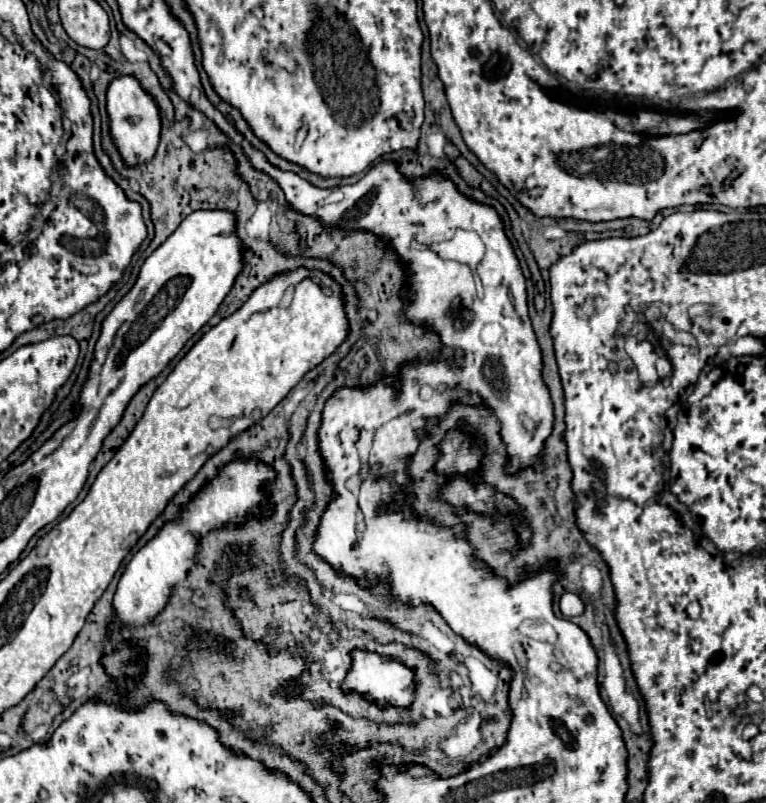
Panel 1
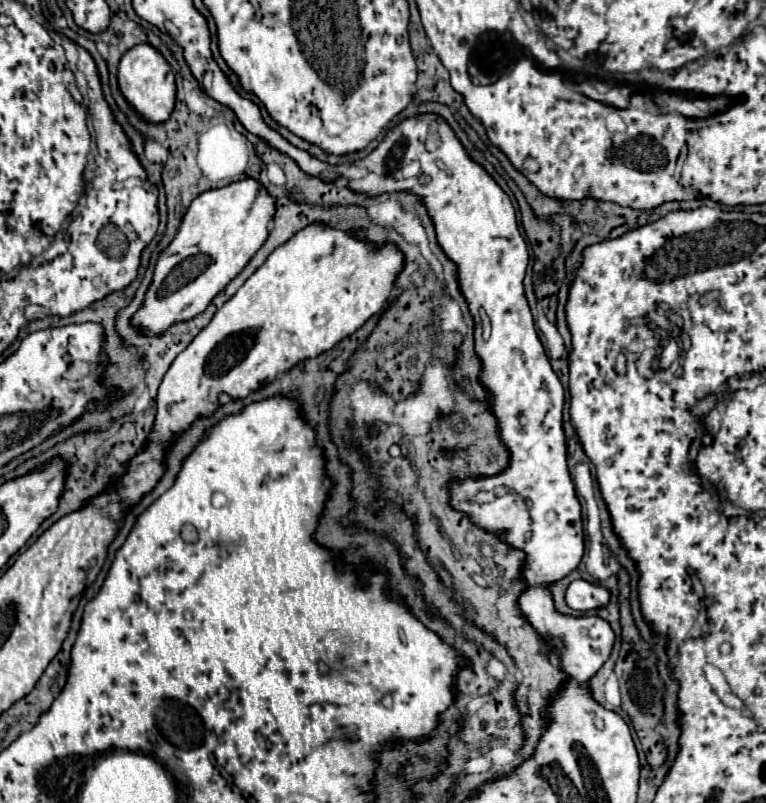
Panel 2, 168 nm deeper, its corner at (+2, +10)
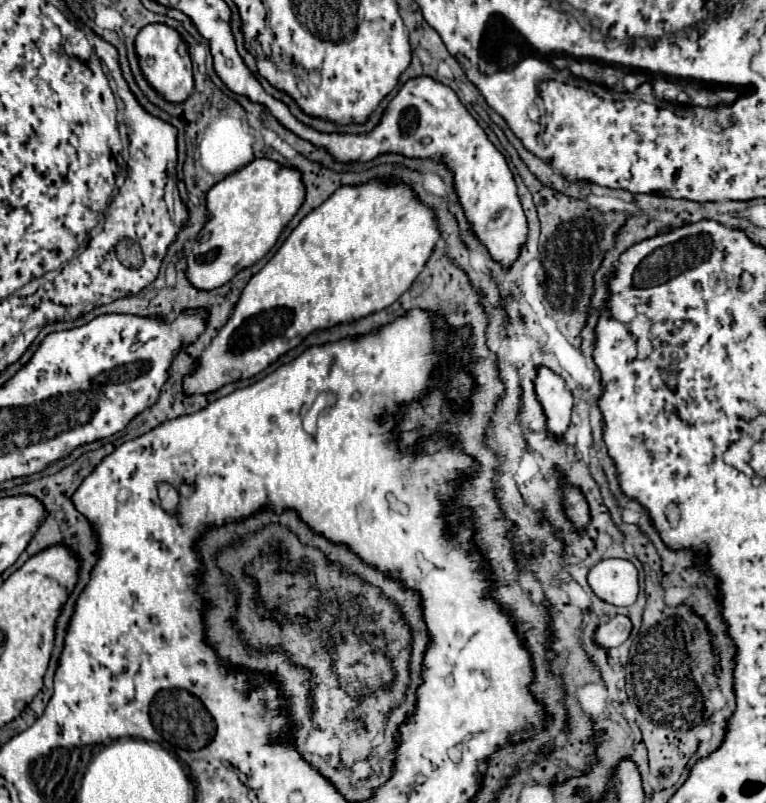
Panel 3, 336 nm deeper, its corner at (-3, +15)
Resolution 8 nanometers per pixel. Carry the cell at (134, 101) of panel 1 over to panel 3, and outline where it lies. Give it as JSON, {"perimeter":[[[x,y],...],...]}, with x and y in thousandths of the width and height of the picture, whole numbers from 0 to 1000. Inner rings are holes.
{"perimeter":[[[196,29],[178,46],[178,66],[180,66],[180,73],[183,73],[185,91],[191,93],[196,106],[225,128],[243,126],[243,121],[253,113],[251,76],[248,76],[243,54],[240,54],[240,68],[232,64],[238,51],[240,51],[238,44],[227,34],[219,34],[214,29]]]}

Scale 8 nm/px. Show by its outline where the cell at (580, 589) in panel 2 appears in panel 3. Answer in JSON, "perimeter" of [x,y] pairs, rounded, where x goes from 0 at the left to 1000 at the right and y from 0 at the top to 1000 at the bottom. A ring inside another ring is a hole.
{"perimeter":[[[820,696],[783,699],[770,709],[768,726],[786,748],[807,756],[828,753],[836,736],[833,709]]]}

